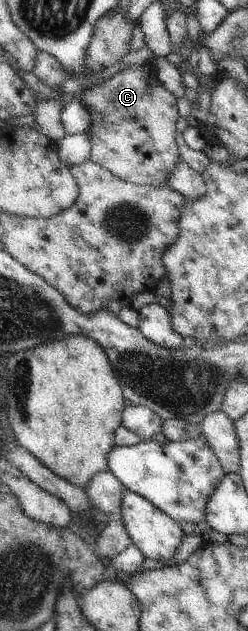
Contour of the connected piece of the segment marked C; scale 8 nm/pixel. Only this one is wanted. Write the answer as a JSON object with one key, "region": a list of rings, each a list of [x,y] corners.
{"region":[[[154,64],[127,66],[103,84],[85,90],[82,104],[92,118],[87,132],[92,142],[90,161],[127,182],[167,185],[169,174],[184,161],[175,139],[180,115],[177,98],[160,82]]]}

